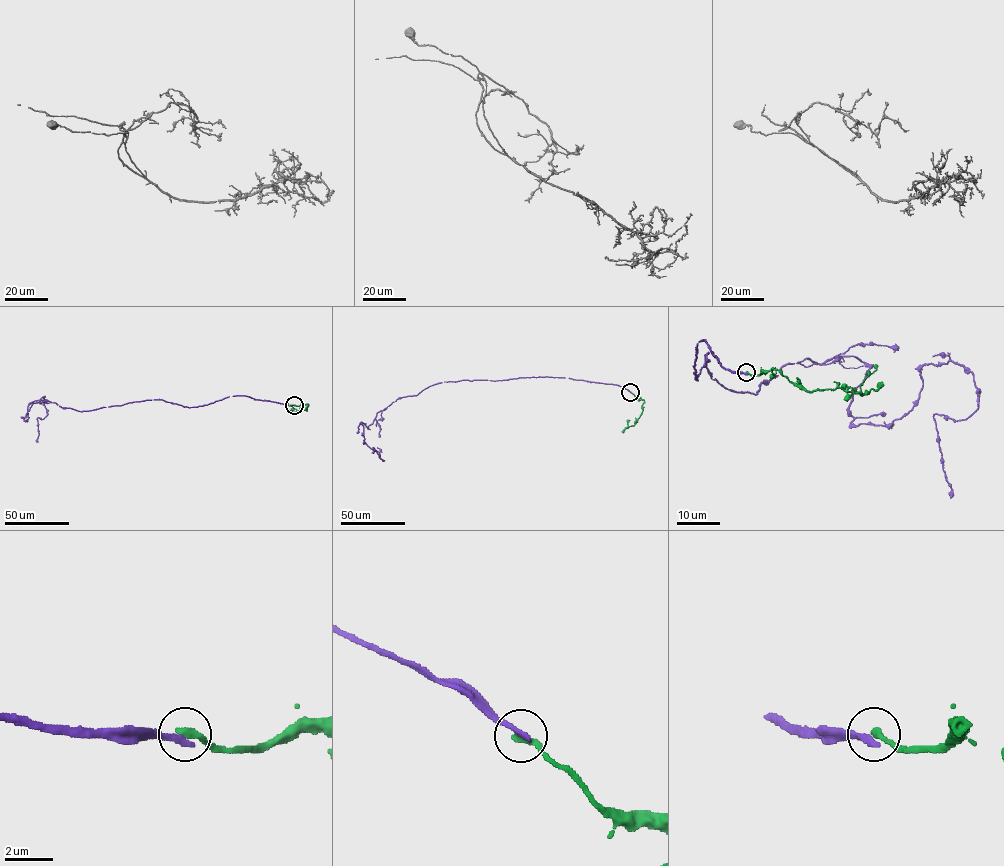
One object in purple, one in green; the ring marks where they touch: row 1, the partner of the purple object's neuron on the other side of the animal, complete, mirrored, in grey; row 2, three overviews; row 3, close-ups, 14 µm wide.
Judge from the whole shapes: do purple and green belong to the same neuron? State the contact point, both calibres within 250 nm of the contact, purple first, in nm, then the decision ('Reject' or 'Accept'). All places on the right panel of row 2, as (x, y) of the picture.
Place: (746, 372). Thickness 280 nm (purple) against 340 nm. Reject

